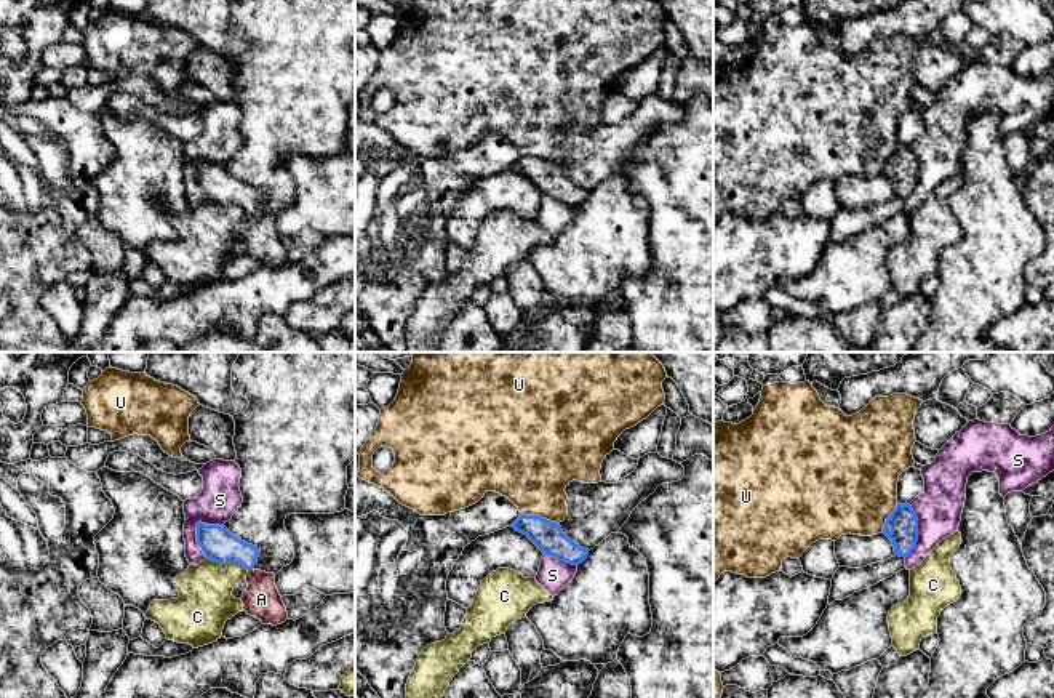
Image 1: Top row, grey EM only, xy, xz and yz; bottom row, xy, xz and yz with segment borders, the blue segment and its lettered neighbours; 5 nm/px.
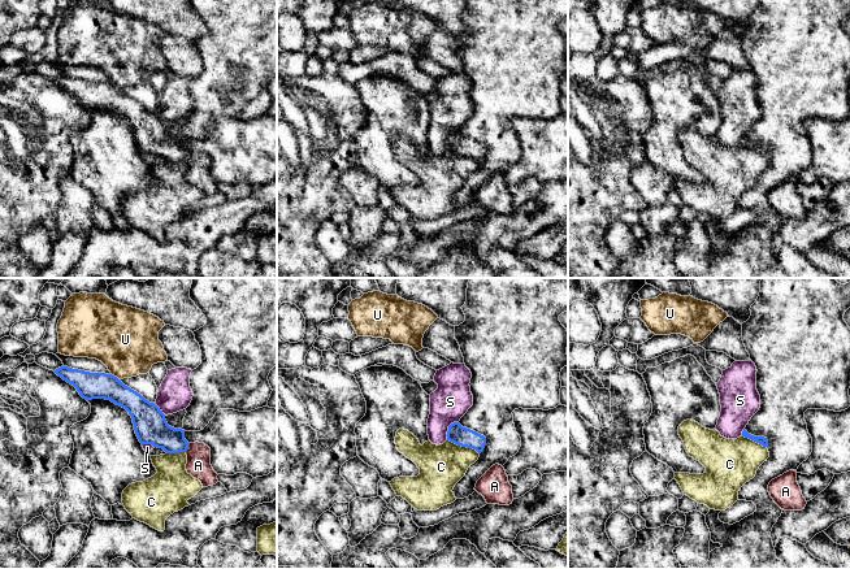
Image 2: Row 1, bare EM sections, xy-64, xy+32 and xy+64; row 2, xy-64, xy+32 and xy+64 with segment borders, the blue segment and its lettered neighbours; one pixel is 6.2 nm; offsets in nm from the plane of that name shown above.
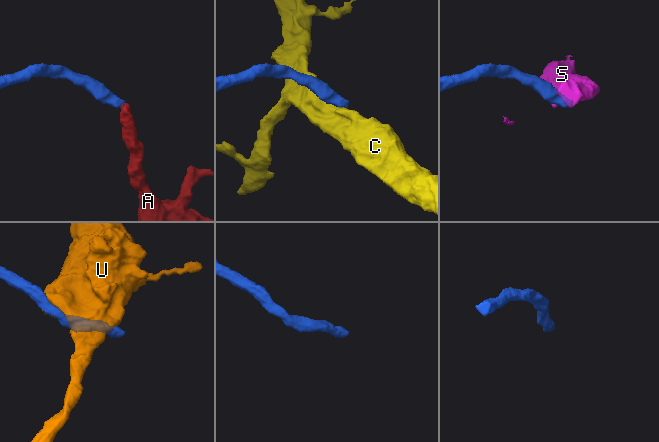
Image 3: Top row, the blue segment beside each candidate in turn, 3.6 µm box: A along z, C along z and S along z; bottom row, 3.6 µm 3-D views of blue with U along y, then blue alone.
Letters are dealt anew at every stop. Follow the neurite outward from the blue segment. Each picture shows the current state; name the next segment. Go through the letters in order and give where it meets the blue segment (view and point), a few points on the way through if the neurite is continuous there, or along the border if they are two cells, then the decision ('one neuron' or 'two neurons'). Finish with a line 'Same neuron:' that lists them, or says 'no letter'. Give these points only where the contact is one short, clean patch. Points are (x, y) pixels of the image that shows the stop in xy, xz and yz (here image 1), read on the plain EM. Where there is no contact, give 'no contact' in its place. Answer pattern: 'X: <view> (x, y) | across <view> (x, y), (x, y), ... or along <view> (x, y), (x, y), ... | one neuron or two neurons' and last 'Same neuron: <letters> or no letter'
A: xy (250, 210) | across xy (218, 184), (235, 192), (250, 210), (261, 226), (261, 240) | one neuron
C: xy (227, 204) | along xy (207, 199), (223, 205), (240, 205), (247, 212) | two neurons
S: xy (197, 181) | along xy (199, 162), (197, 186), (207, 199) | two neurons
U: xz (538, 157) | two neurons
Same neuron: A

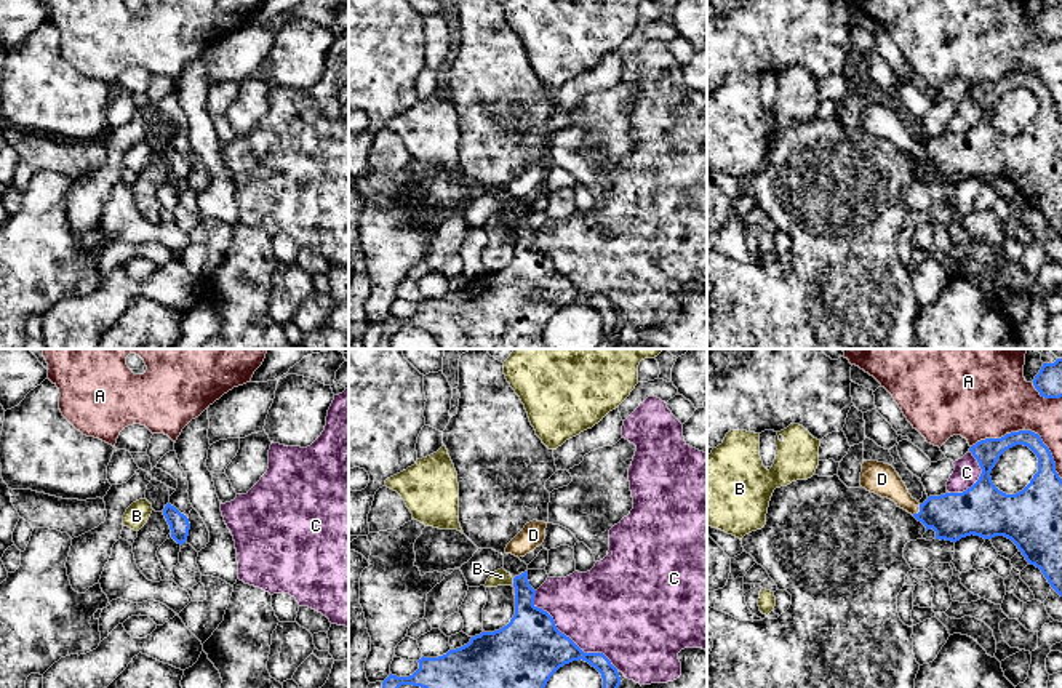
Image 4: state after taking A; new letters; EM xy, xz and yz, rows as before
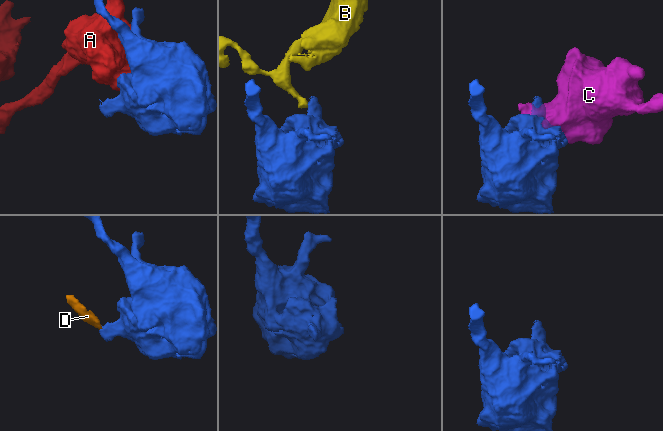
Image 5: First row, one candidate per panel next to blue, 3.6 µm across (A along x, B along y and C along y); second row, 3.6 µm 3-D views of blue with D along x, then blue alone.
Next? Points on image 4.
A: yz (1027, 72) | two neurons
B: xz (514, 223) | along xz (512, 220), (514, 224) | two neurons
C: xz (568, 279) | two neurons
D: yz (920, 152) | across yz (952, 157), (920, 152), (882, 120) | one neuron
Same neuron: D

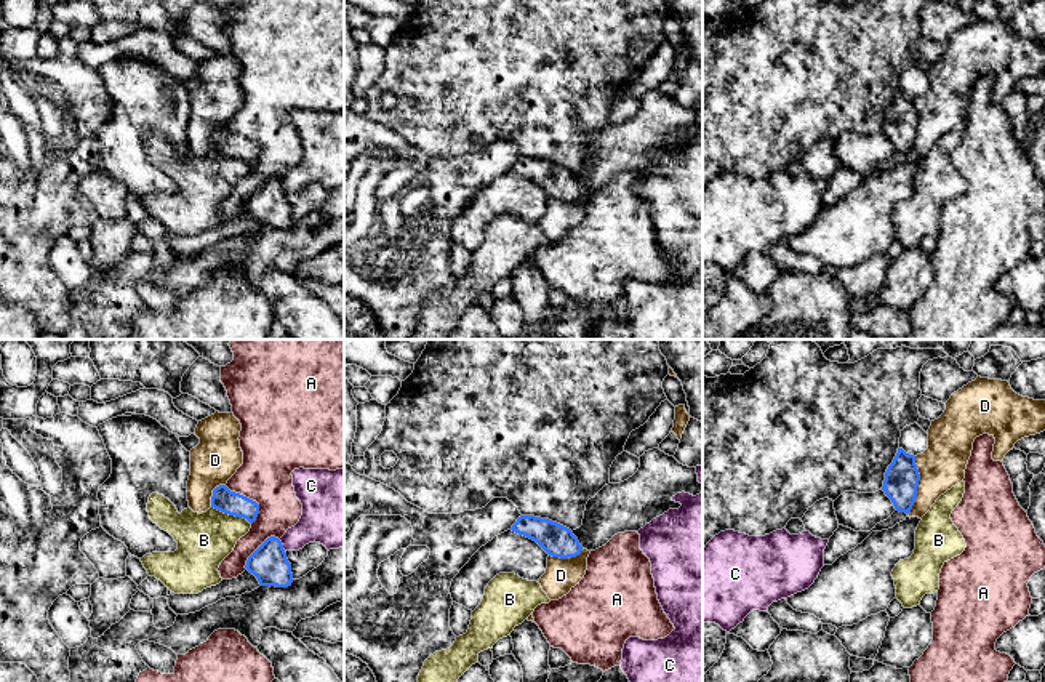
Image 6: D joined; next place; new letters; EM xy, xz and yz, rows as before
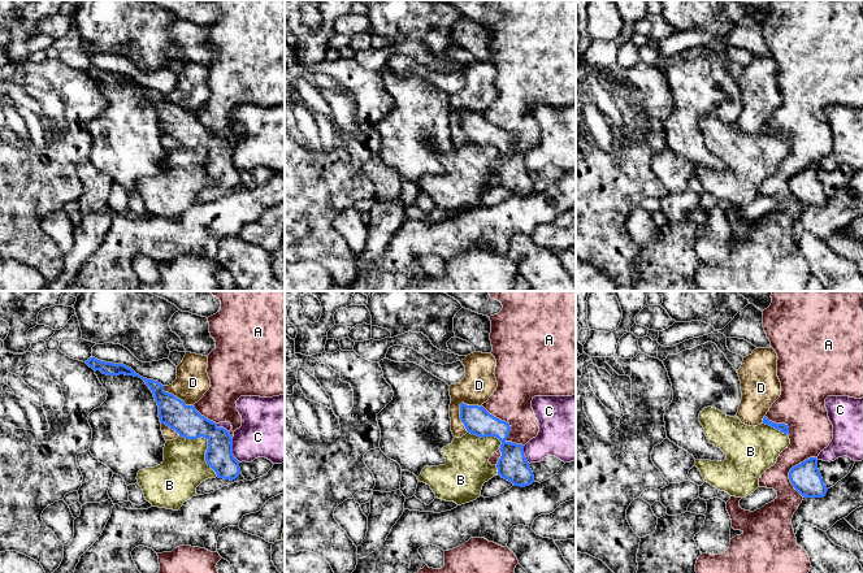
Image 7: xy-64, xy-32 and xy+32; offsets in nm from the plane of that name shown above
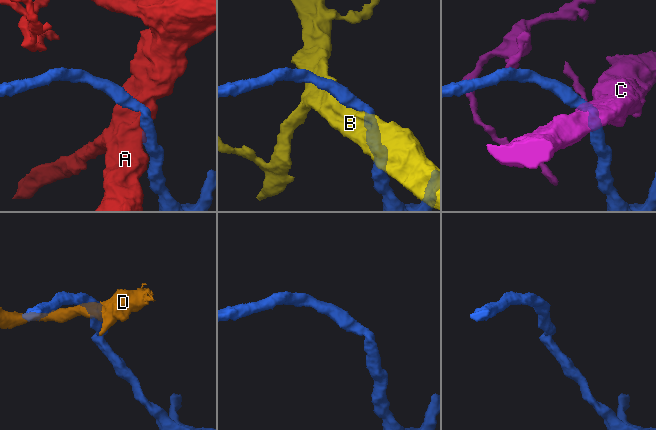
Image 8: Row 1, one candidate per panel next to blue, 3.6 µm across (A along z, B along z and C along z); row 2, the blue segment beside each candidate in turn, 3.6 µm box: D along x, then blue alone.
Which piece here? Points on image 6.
A: xy (252, 141) | two neurons
B: xy (231, 156) | along xy (212, 148), (242, 157), (250, 165) | two neurons
C: xy (282, 186) | along xy (279, 181), (285, 191) | two neurons
D: yz (917, 127) | along yz (916, 98), (919, 111), (917, 138), (908, 156) | two neurons
Same neuron: no letter

